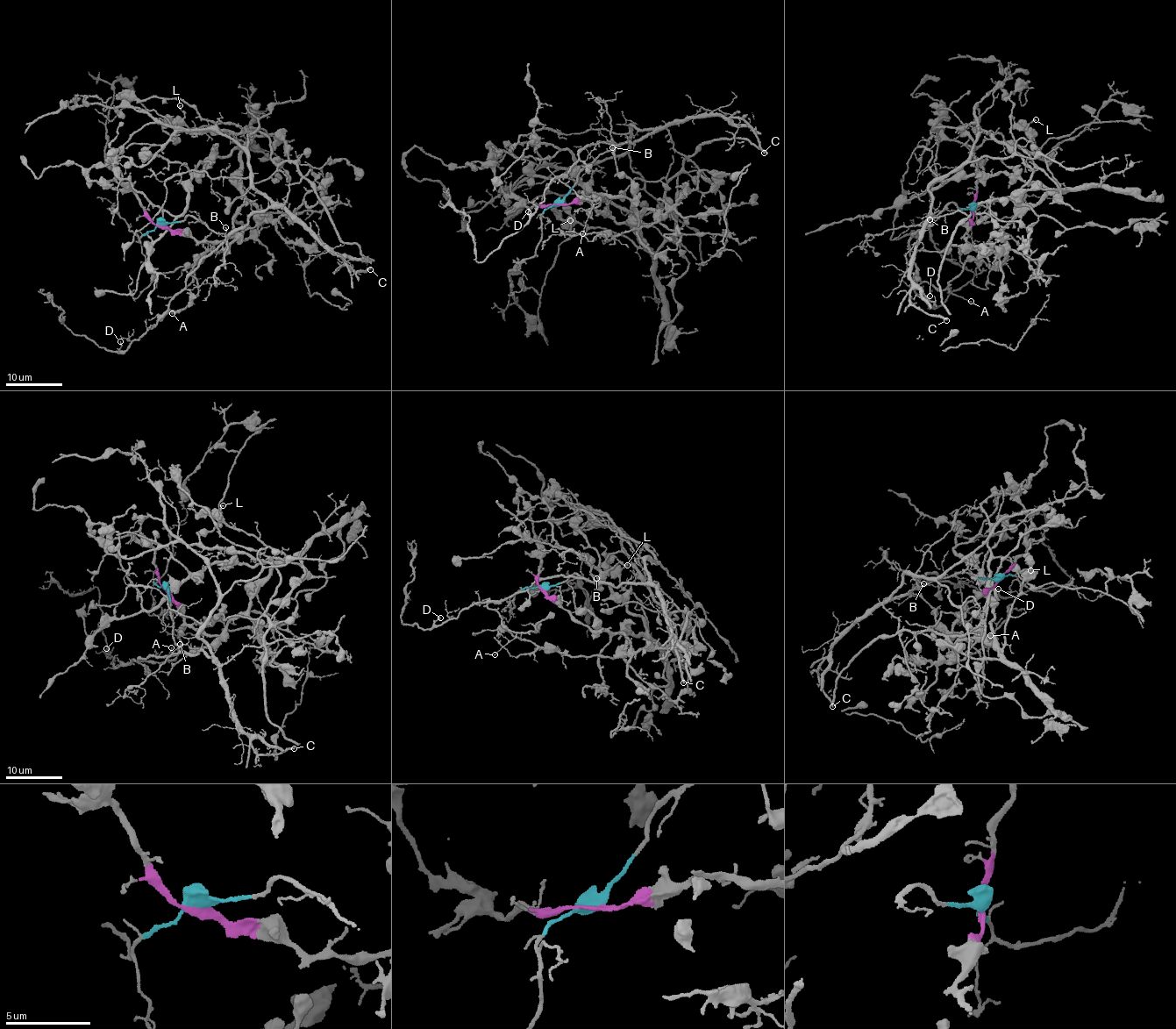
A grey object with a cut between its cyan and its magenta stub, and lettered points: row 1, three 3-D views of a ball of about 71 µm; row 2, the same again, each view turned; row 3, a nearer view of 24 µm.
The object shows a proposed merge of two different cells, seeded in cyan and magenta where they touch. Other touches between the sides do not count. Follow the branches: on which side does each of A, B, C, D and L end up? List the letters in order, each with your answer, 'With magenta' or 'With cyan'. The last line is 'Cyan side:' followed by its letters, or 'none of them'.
A: With cyan
B: With cyan
C: With cyan
D: With cyan
L: With magenta
Cyan side: A, B, C, D

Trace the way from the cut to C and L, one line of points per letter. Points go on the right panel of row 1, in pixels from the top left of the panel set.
C: (972, 210), (952, 203), (943, 209), (929, 226), (930, 217), (915, 248), (911, 303), (946, 320)
L: (972, 210), (973, 225), (965, 237), (972, 248), (1059, 188), (1028, 132), (1036, 120)

